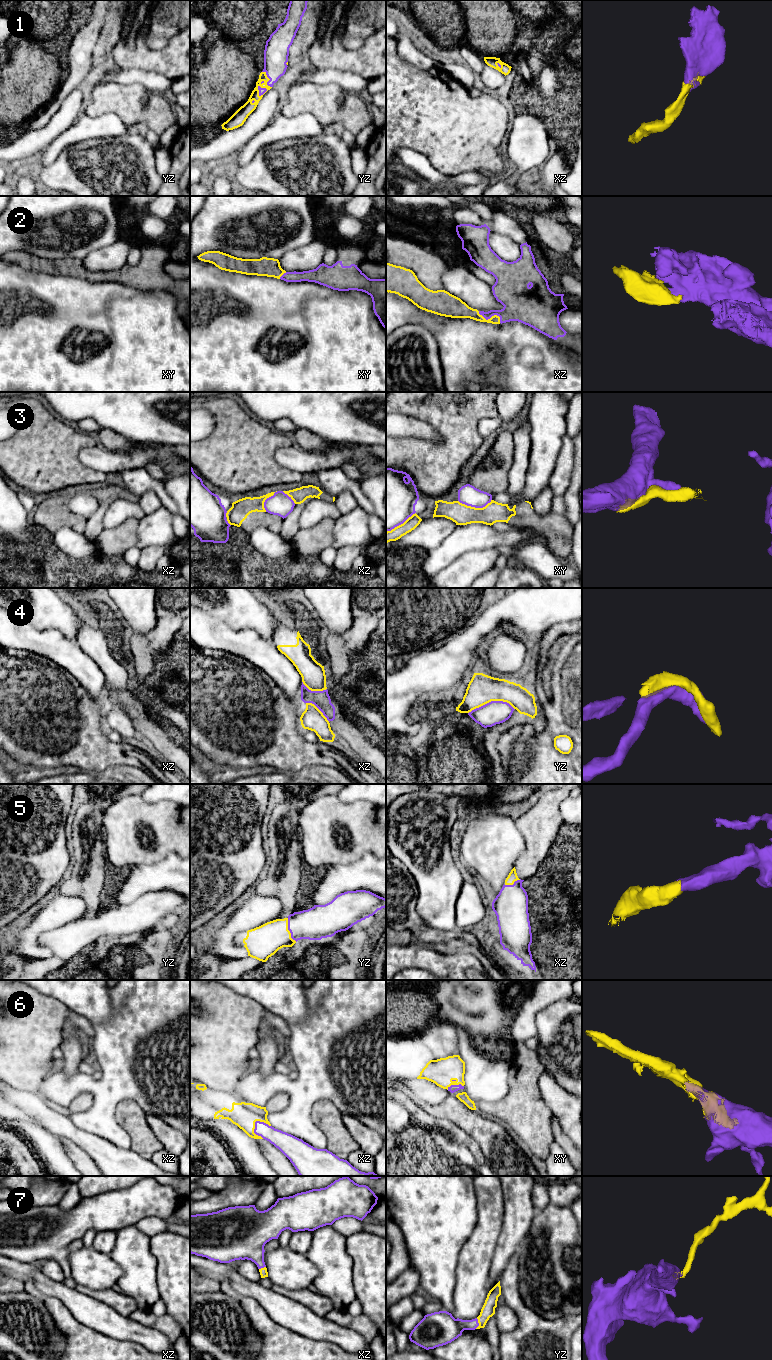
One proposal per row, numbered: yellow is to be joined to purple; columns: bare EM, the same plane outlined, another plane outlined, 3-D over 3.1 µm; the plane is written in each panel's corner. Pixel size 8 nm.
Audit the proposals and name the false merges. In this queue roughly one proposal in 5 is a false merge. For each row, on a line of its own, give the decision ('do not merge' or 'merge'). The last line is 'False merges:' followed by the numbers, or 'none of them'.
1: merge
2: merge
3: do not merge
4: merge
5: merge
6: merge
7: merge
False merges: 3

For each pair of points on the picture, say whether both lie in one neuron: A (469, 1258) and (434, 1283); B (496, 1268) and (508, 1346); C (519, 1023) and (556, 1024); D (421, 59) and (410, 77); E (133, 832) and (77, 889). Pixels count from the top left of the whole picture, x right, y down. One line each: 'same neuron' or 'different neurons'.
A: different neurons
B: different neurons
C: different neurons
D: different neurons
E: different neurons

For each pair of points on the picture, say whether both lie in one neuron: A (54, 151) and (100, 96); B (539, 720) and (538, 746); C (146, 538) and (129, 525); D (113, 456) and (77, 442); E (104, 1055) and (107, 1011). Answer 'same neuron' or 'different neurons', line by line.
A: different neurons
B: different neurons
C: different neurons
D: different neurons
E: different neurons

